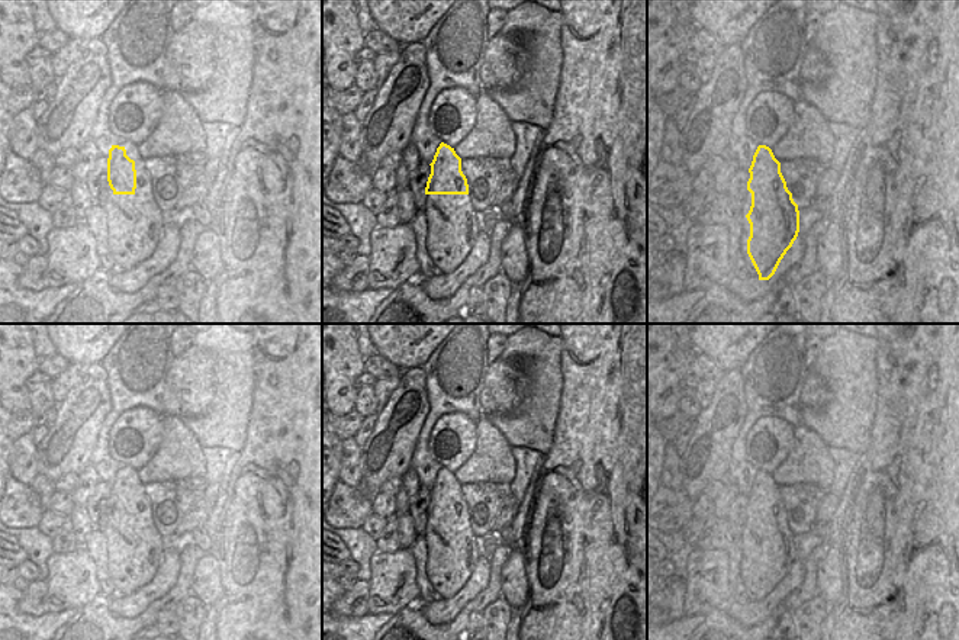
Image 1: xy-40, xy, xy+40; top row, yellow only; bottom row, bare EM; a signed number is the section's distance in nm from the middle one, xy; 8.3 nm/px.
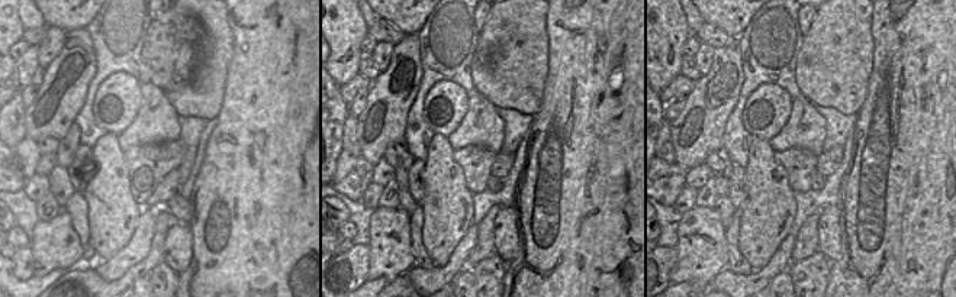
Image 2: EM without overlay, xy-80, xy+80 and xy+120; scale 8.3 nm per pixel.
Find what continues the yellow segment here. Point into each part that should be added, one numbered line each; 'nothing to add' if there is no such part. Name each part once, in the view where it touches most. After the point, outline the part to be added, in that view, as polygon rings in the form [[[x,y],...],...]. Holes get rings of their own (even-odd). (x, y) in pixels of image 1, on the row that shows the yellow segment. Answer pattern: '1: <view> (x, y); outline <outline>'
1: xy-40 (100, 163); outline [[[109,152],[102,157],[96,157],[91,163],[100,171],[100,186],[96,190],[96,194],[113,194],[107,181],[107,158]]]

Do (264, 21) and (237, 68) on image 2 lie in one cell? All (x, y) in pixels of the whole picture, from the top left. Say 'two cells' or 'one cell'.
one cell

